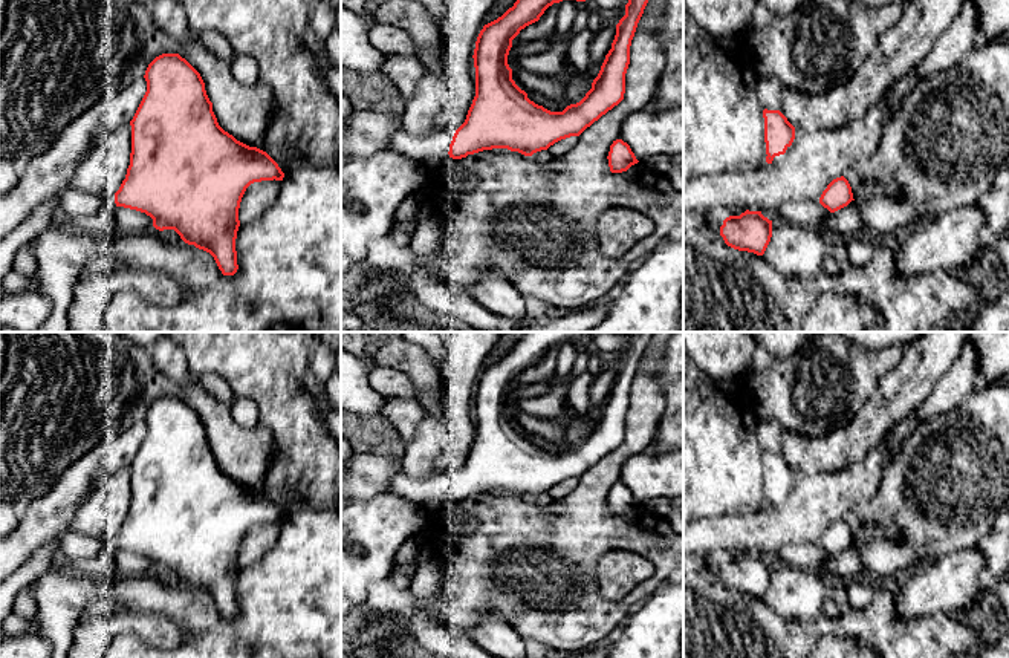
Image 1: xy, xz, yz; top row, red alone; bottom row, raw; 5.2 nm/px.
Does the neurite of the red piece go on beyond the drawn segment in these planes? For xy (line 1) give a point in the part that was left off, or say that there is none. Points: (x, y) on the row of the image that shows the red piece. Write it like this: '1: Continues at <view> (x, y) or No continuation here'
1: Continues at xy (107, 201)

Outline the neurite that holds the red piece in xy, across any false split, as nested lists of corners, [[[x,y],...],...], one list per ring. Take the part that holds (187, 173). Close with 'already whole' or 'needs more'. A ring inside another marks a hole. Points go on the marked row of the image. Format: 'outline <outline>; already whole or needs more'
outline [[[179,54],[156,57],[148,64],[144,78],[147,92],[130,121],[131,153],[125,179],[115,194],[98,197],[102,207],[112,211],[124,207],[145,213],[153,219],[156,230],[174,230],[185,243],[209,252],[223,275],[234,275],[238,269],[235,239],[242,197],[251,184],[283,181],[284,173],[266,151],[237,141],[219,125],[200,73]]]; needs more

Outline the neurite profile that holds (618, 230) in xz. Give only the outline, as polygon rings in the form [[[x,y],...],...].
[[[613,207],[595,222],[593,231],[599,251],[608,259],[616,259],[638,246],[656,230],[654,222],[644,213]]]

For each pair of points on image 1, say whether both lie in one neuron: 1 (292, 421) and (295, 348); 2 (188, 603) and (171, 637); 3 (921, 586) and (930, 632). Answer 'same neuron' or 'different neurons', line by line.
1: same neuron
2: different neurons
3: different neurons

